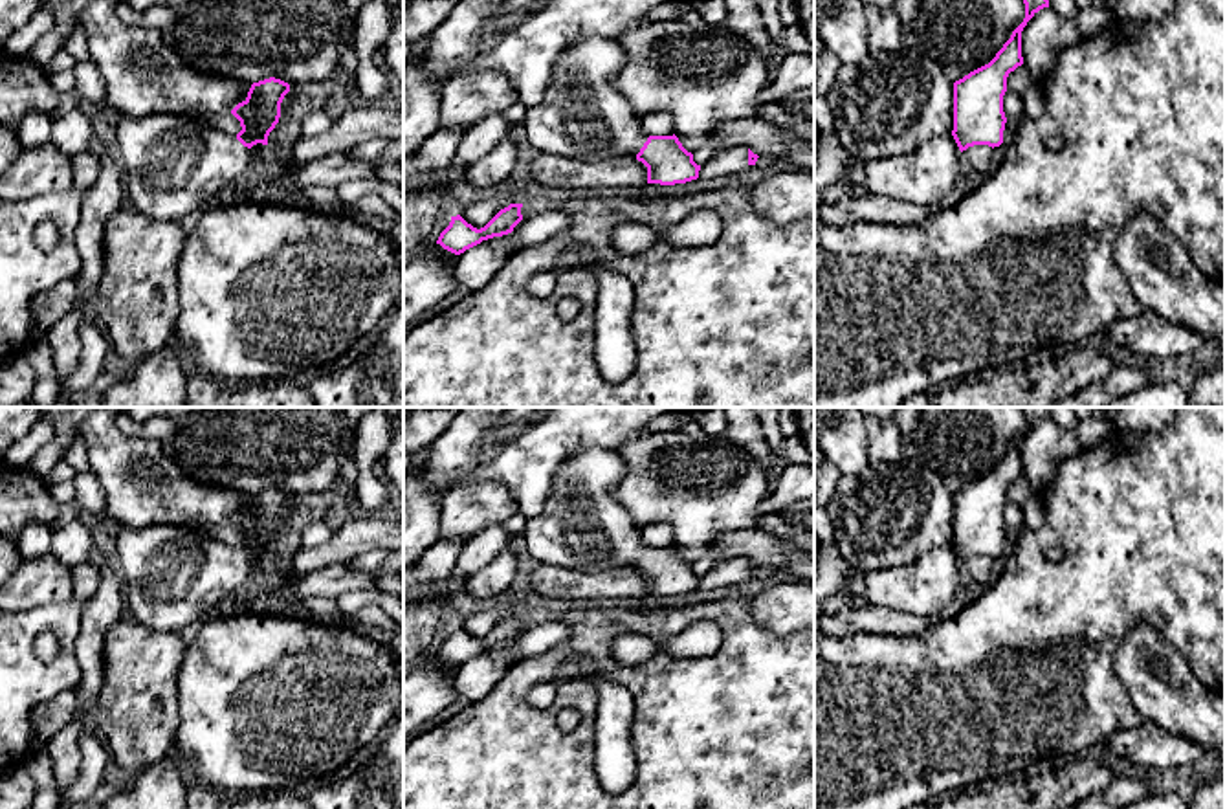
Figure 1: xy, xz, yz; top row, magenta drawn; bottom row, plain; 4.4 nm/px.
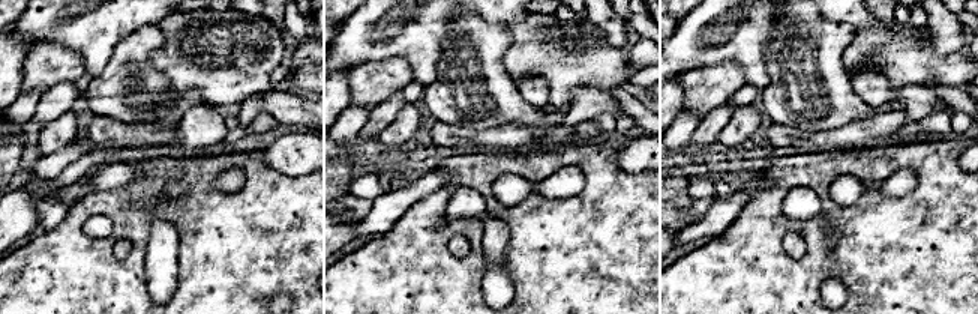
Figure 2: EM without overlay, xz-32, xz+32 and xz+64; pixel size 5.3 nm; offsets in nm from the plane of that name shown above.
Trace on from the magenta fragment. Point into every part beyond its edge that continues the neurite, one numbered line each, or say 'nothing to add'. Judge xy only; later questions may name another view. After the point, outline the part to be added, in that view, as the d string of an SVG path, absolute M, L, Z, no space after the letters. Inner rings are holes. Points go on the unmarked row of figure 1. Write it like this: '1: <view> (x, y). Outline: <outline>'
1: xy (171, 576). Outline: M114 525L127 616L154 631L182 631L211 616L220 602L244 594L249 560L237 547L174 525Z

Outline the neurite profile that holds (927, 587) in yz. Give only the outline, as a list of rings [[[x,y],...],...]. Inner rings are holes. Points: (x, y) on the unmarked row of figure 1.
[[[954,547],[933,549],[911,565],[871,571],[860,587],[869,604],[910,611],[935,620],[963,585]]]

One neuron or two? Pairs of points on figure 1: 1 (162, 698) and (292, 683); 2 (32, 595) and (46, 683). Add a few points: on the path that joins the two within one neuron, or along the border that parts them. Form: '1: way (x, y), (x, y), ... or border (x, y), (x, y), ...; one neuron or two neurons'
1: border (186, 653), (176, 683), (178, 729), (173, 738); two neurons
2: border (72, 597), (19, 613); two neurons

